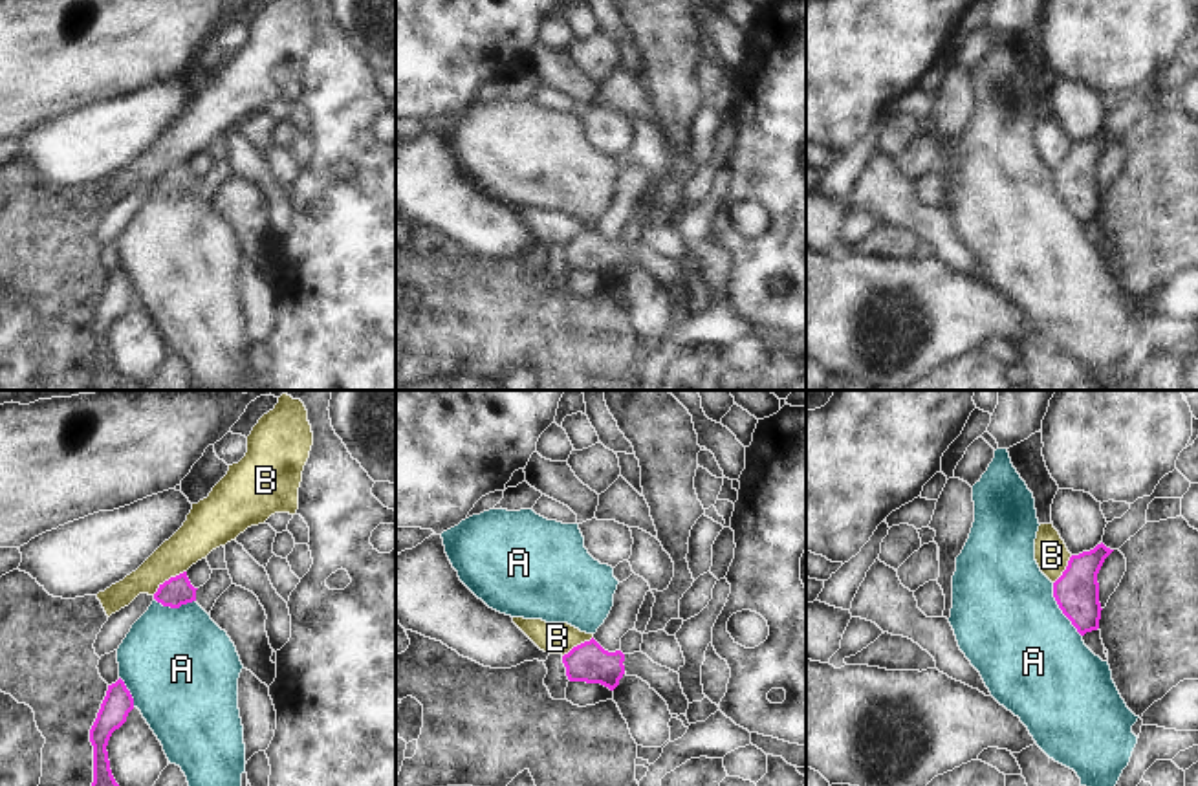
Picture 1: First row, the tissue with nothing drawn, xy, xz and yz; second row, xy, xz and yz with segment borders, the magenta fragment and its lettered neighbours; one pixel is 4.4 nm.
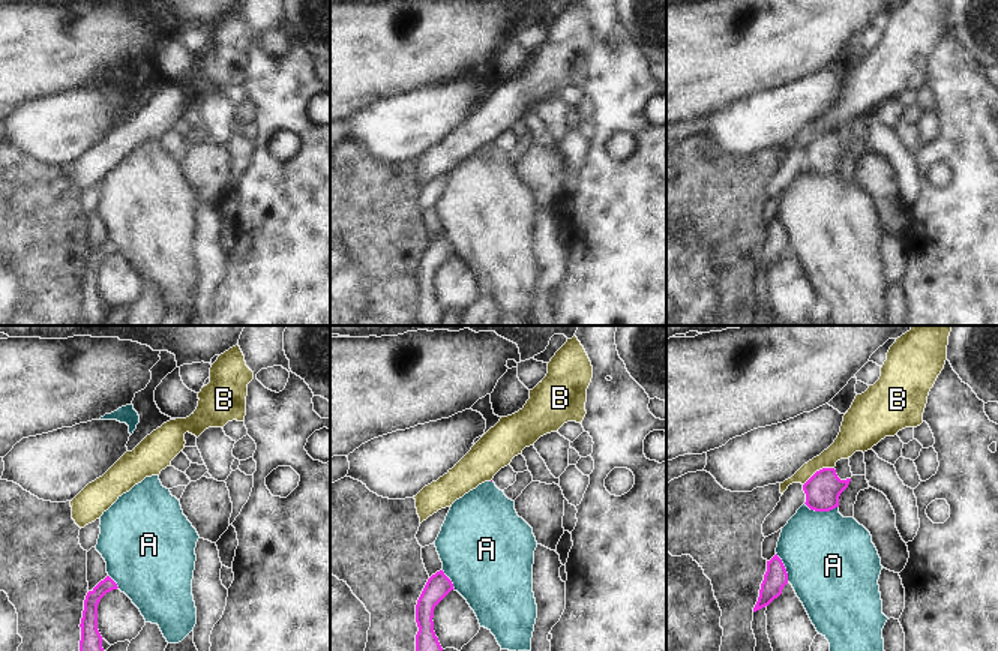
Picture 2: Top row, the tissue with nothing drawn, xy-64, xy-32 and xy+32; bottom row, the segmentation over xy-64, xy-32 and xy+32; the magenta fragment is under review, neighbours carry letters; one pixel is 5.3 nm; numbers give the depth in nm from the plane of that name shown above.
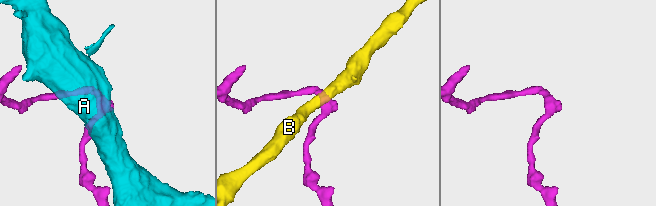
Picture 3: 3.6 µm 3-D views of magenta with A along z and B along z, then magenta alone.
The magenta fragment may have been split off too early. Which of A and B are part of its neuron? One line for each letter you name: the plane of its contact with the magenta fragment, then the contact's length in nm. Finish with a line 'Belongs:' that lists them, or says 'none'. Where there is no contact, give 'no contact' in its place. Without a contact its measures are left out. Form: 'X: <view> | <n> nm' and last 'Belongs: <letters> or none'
Belongs: none

